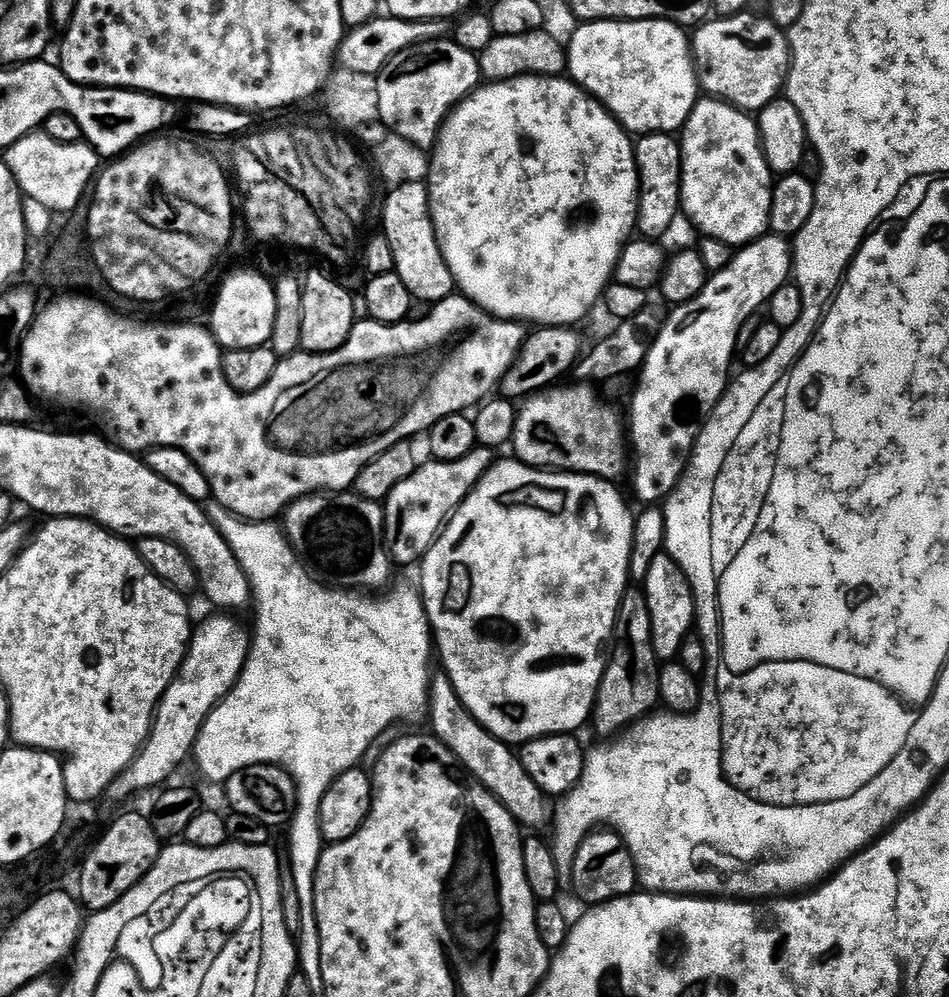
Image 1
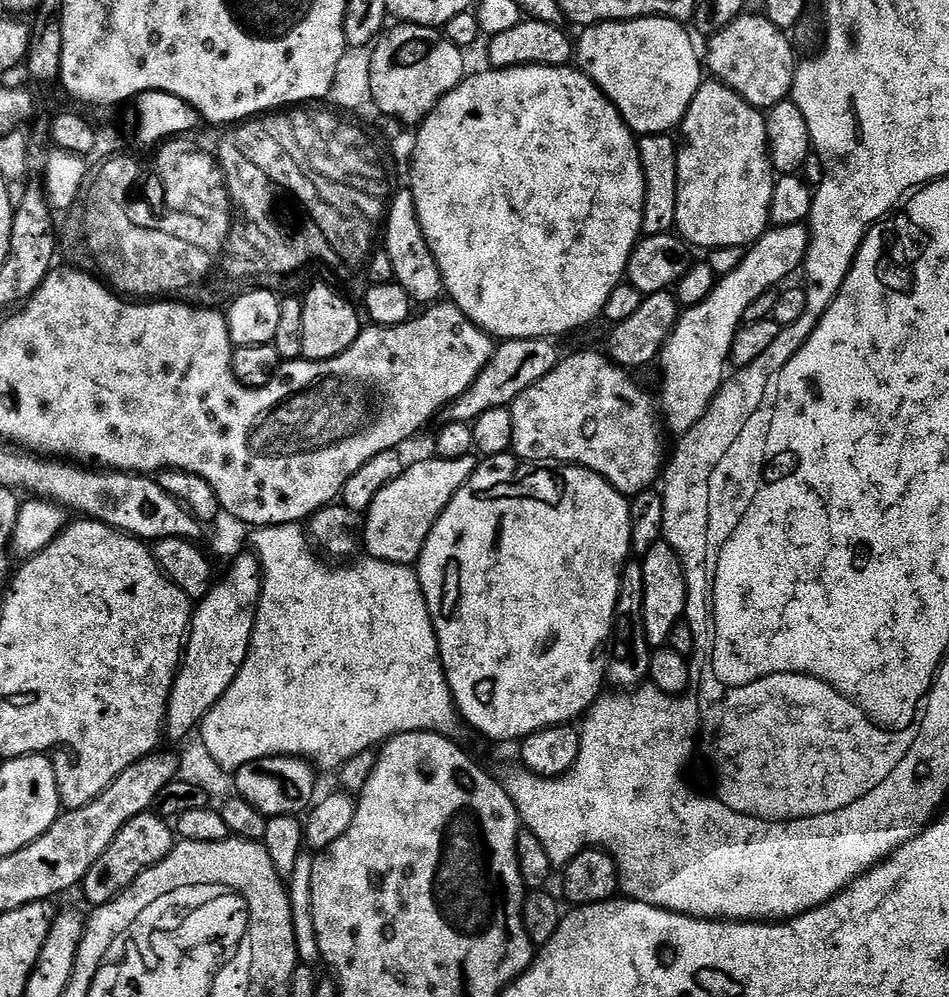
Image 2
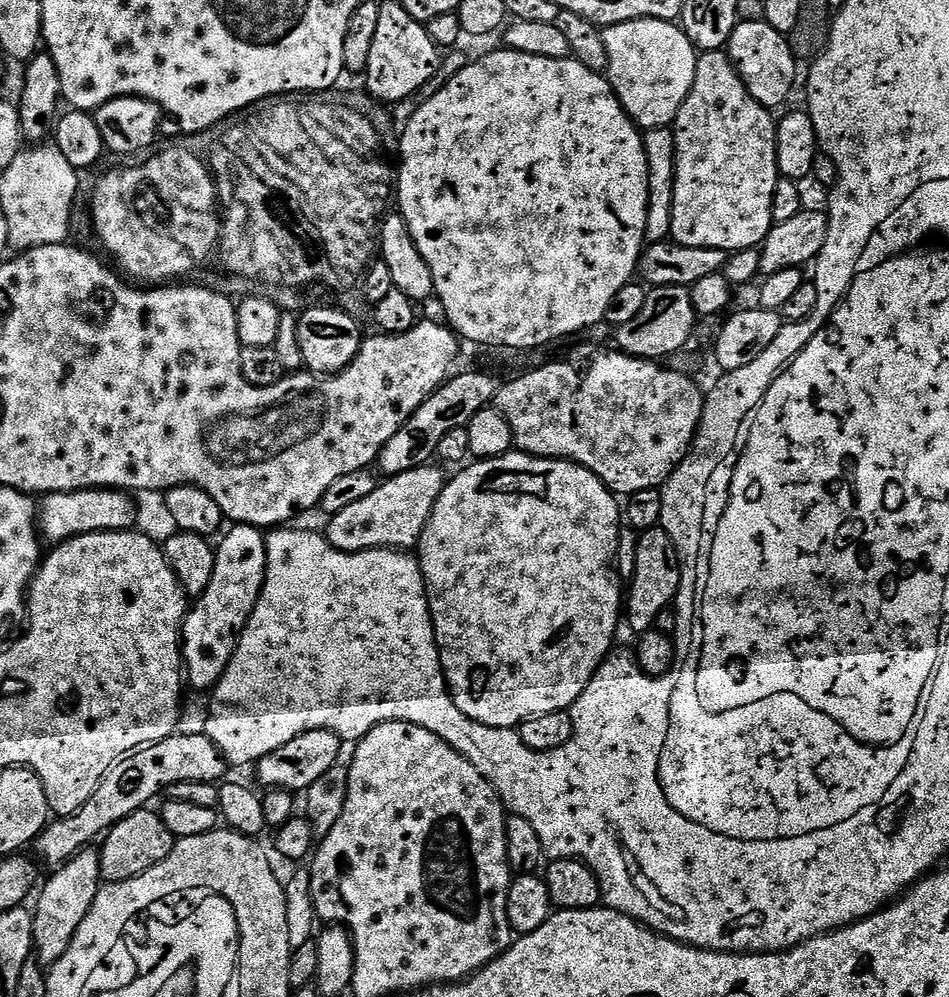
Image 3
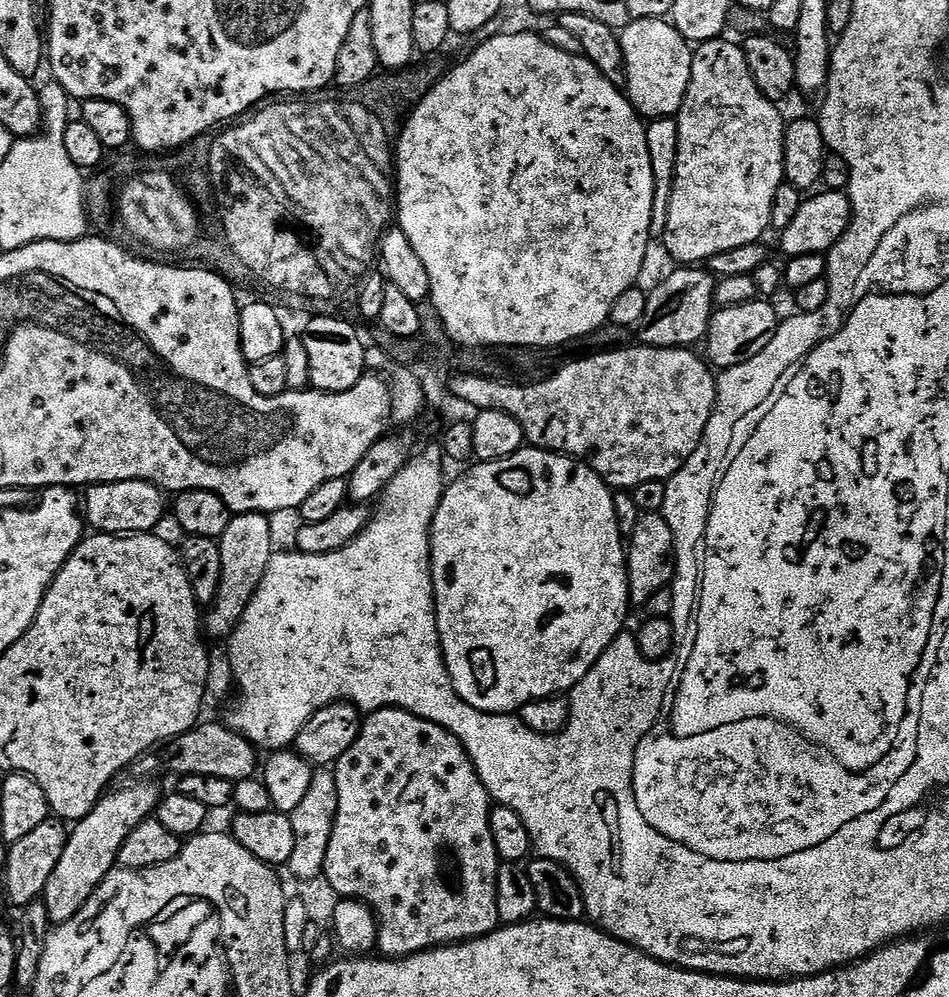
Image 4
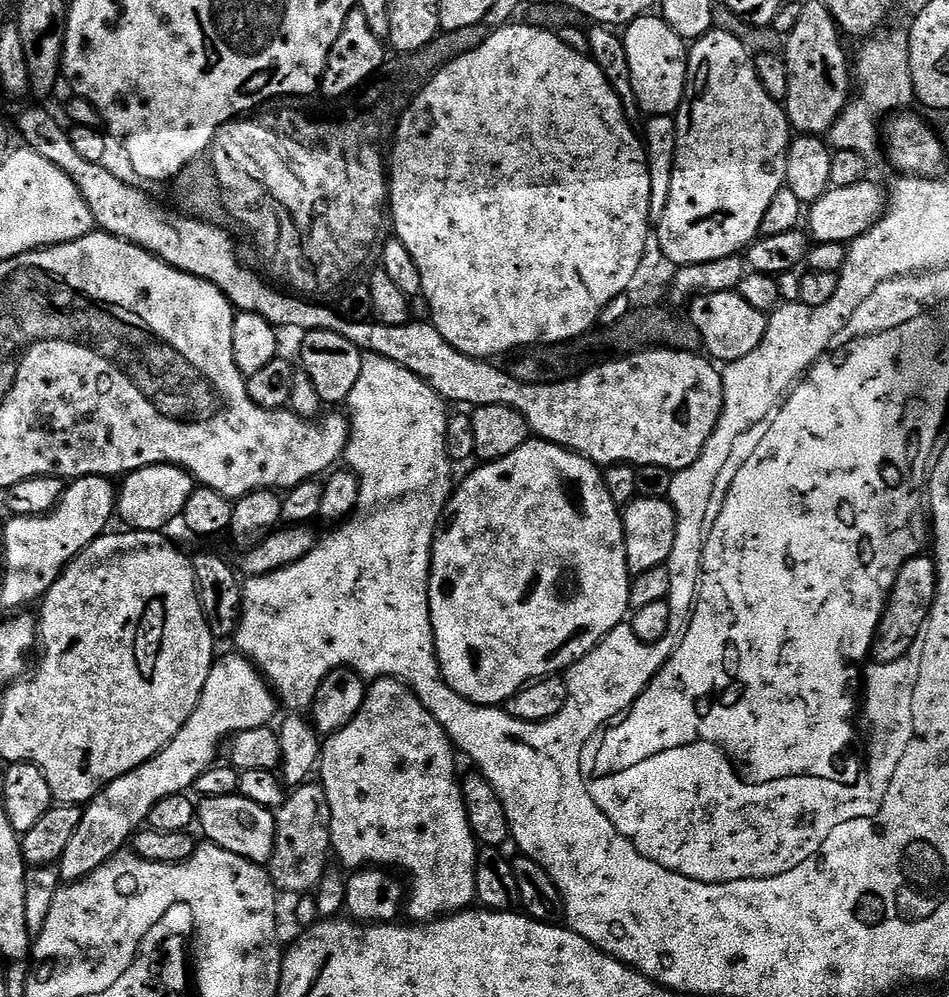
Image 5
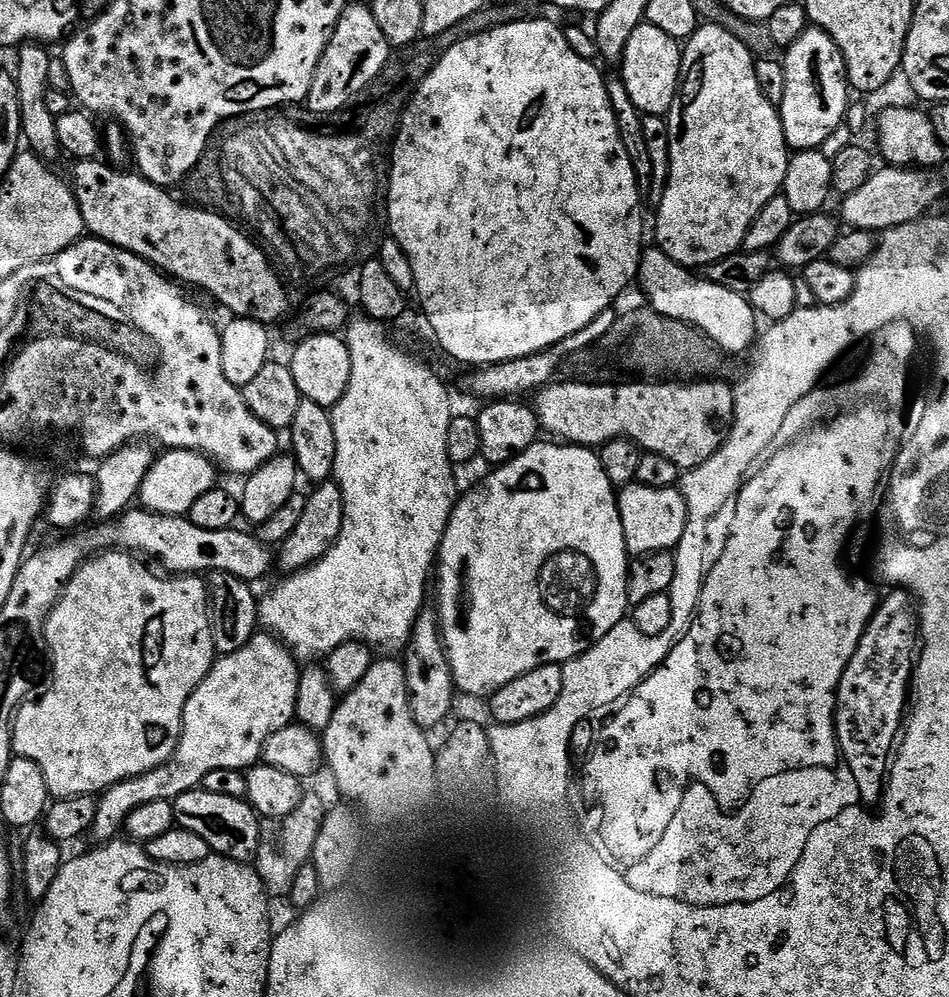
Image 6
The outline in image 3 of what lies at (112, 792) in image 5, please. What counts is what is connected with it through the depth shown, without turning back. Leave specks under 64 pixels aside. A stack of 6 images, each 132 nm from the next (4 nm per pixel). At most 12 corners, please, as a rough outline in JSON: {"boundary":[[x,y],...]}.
{"boundary":[[83,848],[35,897],[34,956],[58,962],[98,898],[100,853]]}

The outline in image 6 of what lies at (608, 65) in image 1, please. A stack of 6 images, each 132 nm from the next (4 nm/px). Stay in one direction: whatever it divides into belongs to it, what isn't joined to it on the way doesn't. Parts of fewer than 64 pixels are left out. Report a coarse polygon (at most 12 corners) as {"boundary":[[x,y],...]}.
{"boundary":[[642,23],[622,79],[644,116],[667,117],[680,89],[681,41]]}

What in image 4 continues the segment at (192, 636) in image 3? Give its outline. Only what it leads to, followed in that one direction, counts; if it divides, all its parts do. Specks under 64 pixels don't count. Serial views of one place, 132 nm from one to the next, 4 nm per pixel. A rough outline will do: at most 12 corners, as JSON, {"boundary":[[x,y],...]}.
{"boundary":[[263,512],[233,515],[202,628],[227,641],[274,554]]}

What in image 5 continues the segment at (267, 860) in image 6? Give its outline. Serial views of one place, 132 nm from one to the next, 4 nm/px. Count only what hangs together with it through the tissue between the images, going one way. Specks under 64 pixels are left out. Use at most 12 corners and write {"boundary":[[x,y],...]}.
{"boundary":[[323,784],[275,809],[272,883],[311,893],[329,867],[332,815]]}

